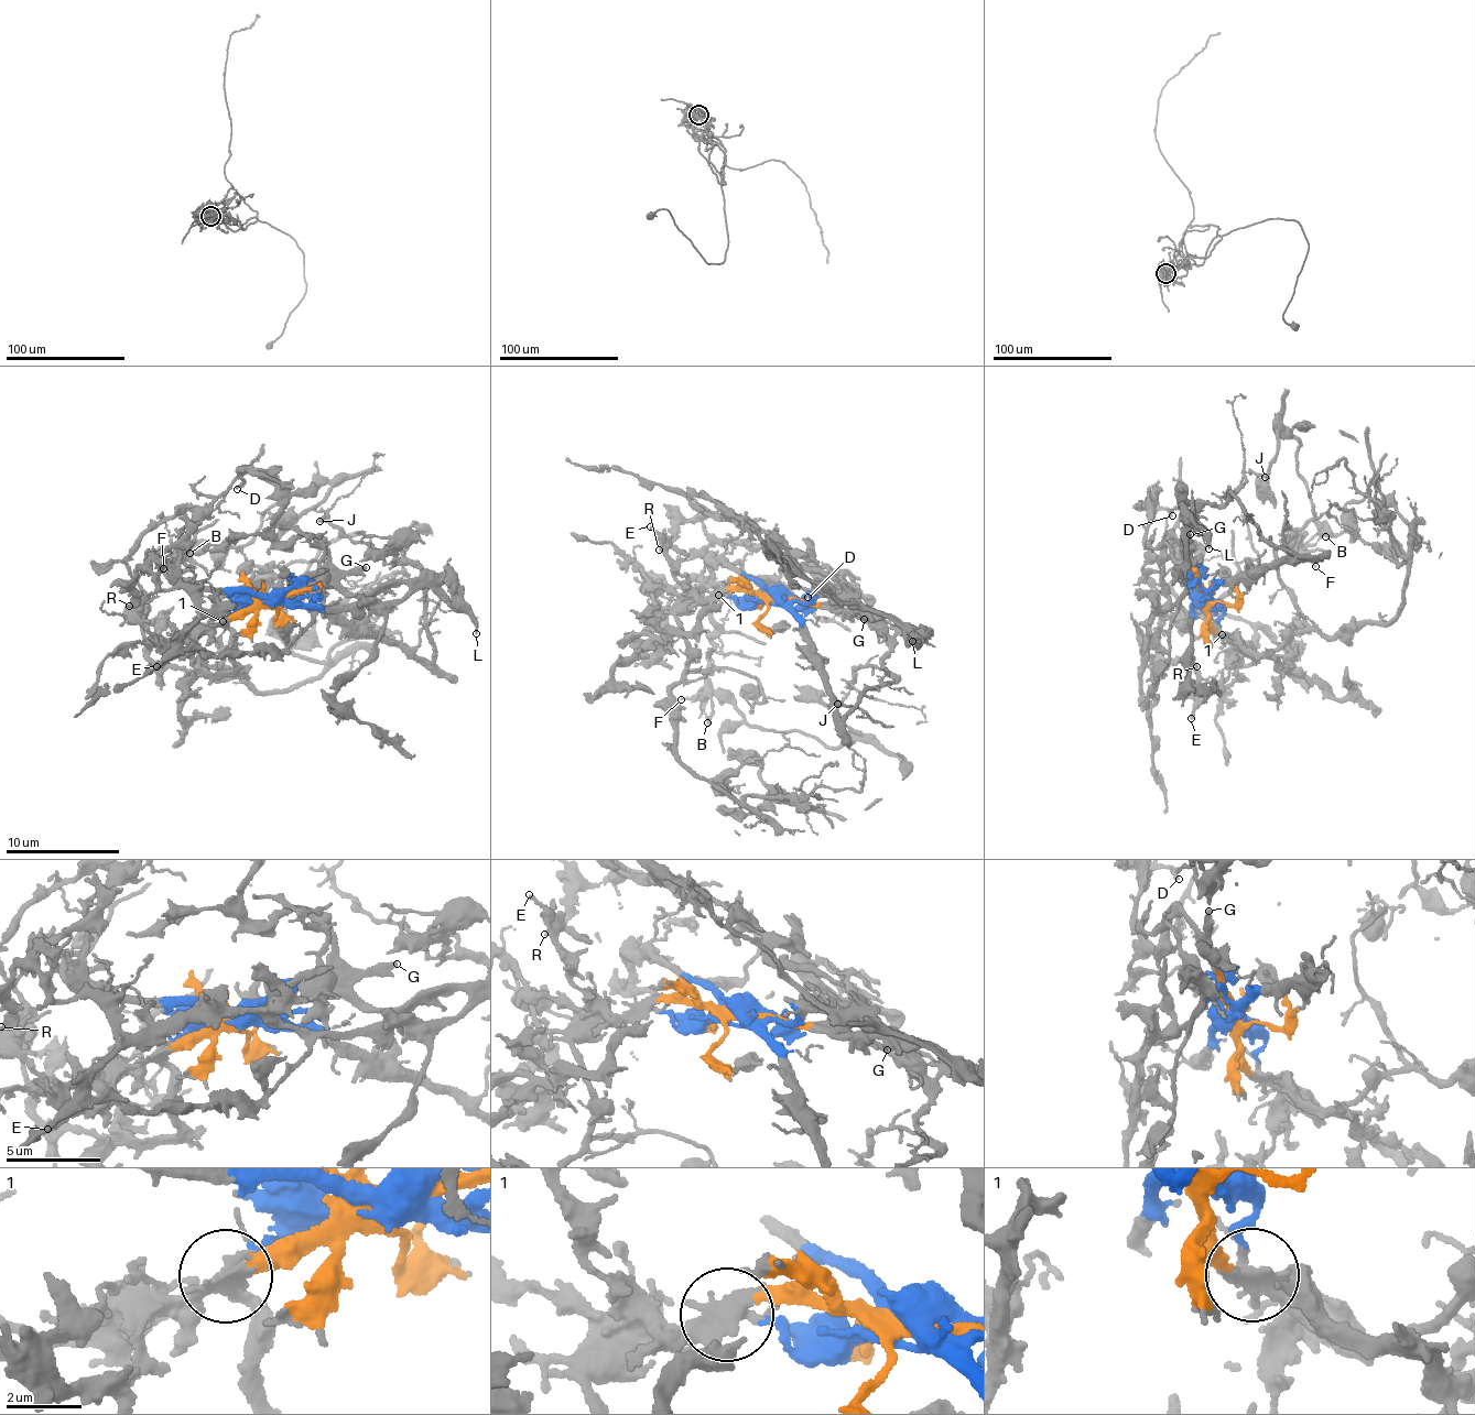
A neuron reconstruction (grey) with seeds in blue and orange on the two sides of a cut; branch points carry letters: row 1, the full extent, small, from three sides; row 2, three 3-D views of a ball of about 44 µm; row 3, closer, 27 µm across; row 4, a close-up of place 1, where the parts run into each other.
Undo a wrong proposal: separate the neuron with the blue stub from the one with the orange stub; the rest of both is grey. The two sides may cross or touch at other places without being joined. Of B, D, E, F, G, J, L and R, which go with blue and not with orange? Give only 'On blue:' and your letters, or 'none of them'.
On blue: B, F, J

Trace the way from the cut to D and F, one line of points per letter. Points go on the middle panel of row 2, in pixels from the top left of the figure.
D: (773, 598), (817, 605), (844, 600), (816, 572), (822, 568), (846, 584), (838, 578), (825, 579), (809, 598)
F: (773, 598), (758, 583), (711, 562), (704, 597), (704, 610), (714, 626), (707, 676), (690, 698), (680, 698)

